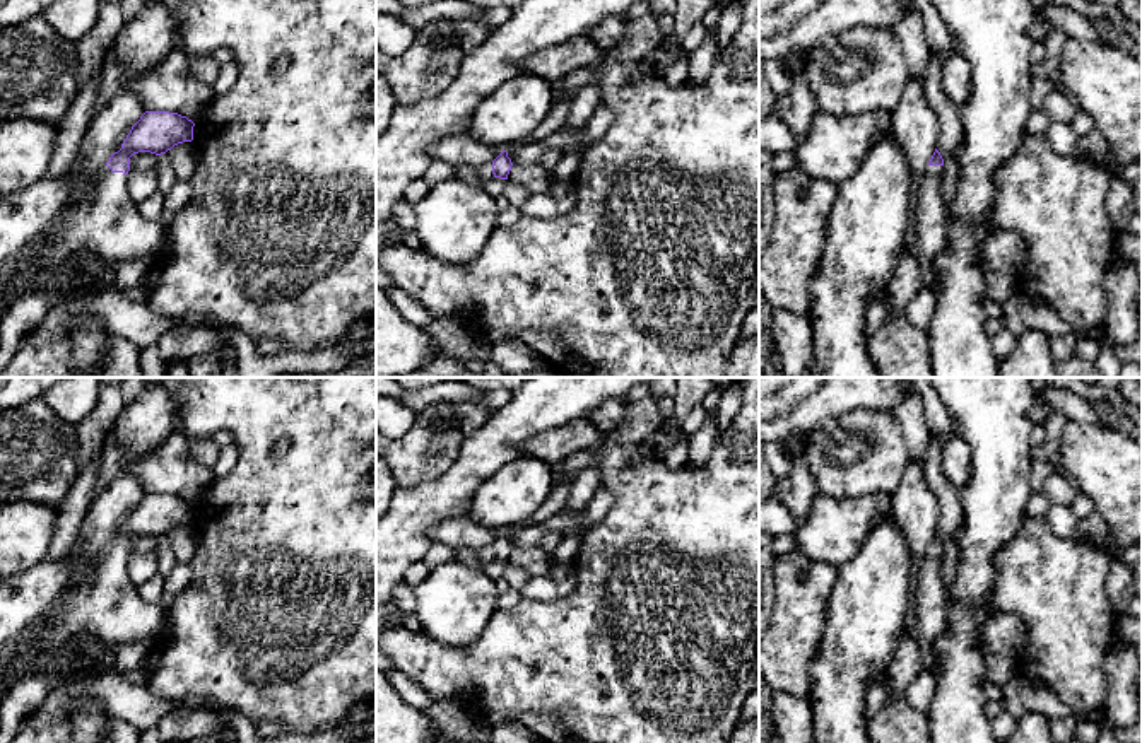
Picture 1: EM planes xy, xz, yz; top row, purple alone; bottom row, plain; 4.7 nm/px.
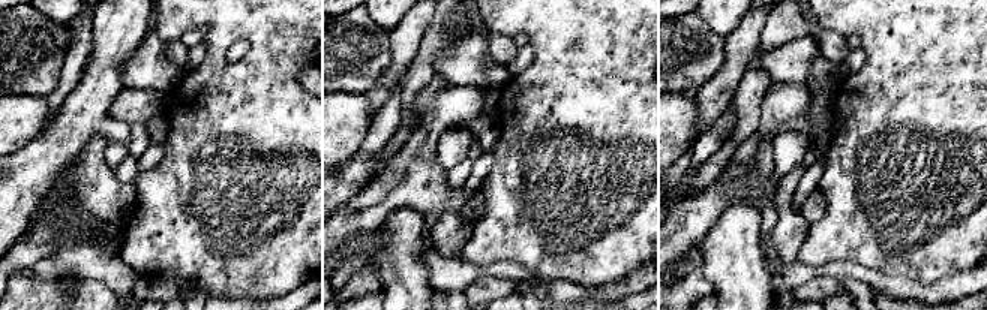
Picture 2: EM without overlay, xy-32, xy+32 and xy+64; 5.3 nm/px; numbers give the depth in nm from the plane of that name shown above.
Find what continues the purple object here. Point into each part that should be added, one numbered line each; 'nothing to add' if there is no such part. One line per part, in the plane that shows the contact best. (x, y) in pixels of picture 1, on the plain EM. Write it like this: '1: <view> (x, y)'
1: xy (103, 602)

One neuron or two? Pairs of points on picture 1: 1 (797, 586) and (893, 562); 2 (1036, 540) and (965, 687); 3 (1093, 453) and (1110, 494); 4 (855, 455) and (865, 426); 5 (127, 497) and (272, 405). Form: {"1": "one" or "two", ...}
{"1": "two", "2": "two", "3": "one", "4": "one", "5": "two"}

